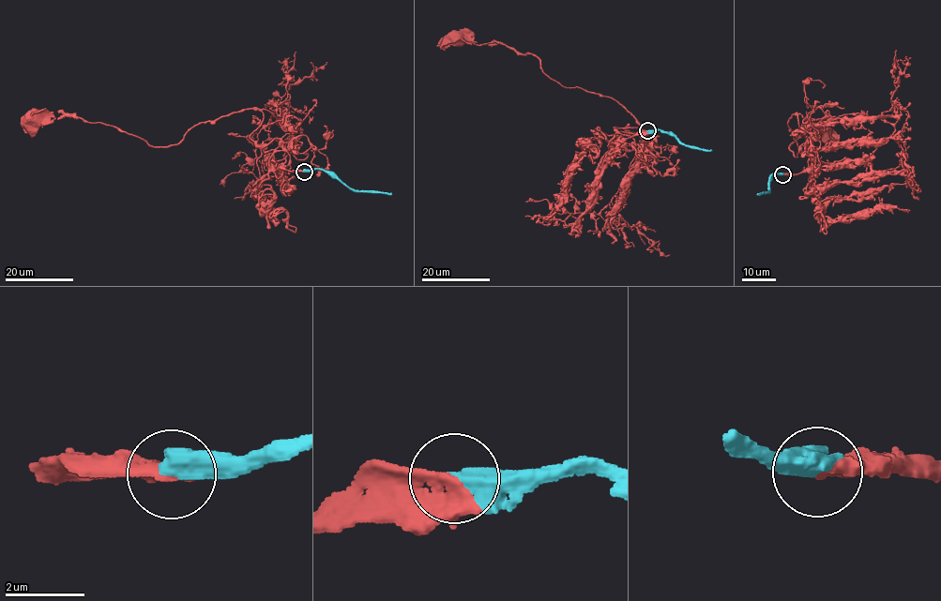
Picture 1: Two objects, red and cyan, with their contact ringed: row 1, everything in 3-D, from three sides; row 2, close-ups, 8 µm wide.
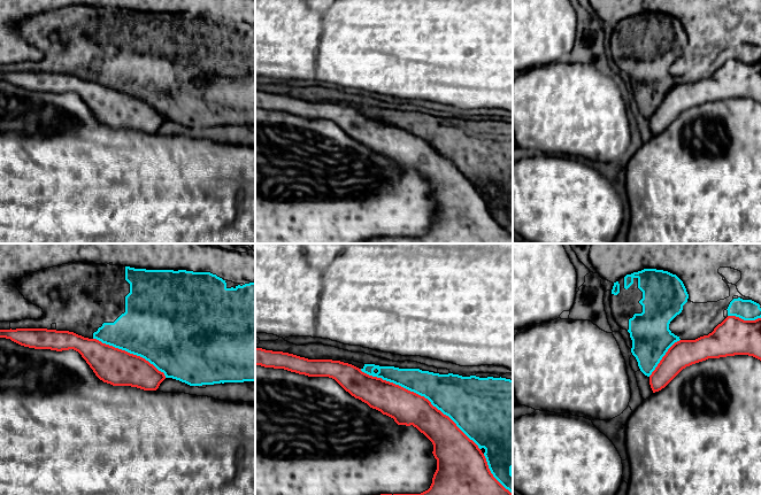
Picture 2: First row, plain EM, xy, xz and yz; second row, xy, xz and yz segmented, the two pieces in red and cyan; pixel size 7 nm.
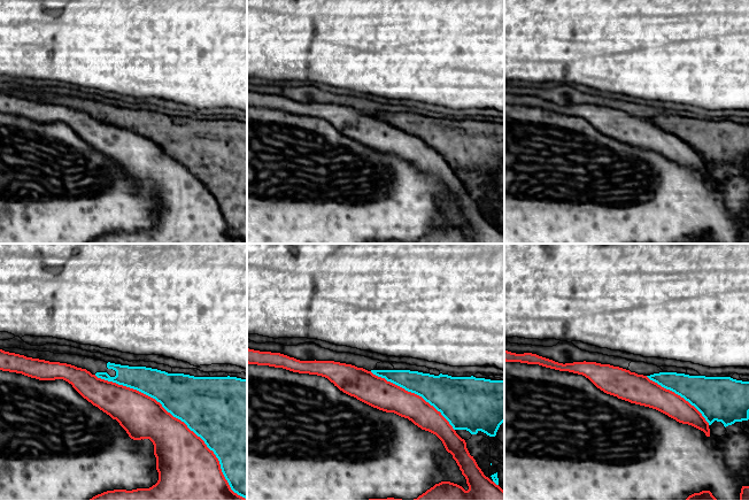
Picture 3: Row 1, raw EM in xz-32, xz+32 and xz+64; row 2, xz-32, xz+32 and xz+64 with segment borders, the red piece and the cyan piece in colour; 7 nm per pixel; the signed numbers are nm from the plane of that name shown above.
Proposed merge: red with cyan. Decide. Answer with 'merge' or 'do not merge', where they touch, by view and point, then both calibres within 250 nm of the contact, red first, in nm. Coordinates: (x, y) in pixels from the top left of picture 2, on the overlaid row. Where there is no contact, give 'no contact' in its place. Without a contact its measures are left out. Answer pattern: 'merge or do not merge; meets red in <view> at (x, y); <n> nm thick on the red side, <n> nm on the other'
do not merge; meets red in xz at (420, 395); 240 nm thick on the red side, 300 nm on the other

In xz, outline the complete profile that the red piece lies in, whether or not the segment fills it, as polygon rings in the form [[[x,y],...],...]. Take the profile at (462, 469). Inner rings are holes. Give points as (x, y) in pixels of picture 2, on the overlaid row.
[[[255,348],[255,365],[264,368],[284,369],[299,374],[308,377],[329,377],[335,379],[346,392],[355,399],[367,403],[370,408],[380,411],[394,419],[398,425],[413,425],[421,433],[423,433],[433,444],[433,456],[437,459],[437,470],[432,478],[430,488],[421,494],[393,494],[393,495],[513,495],[506,489],[491,473],[486,458],[478,446],[470,440],[456,424],[440,410],[431,404],[431,402],[414,392],[410,392],[399,385],[383,380],[382,378],[369,376],[361,371],[361,369],[332,359],[308,359],[293,354],[283,351],[266,350]]]

